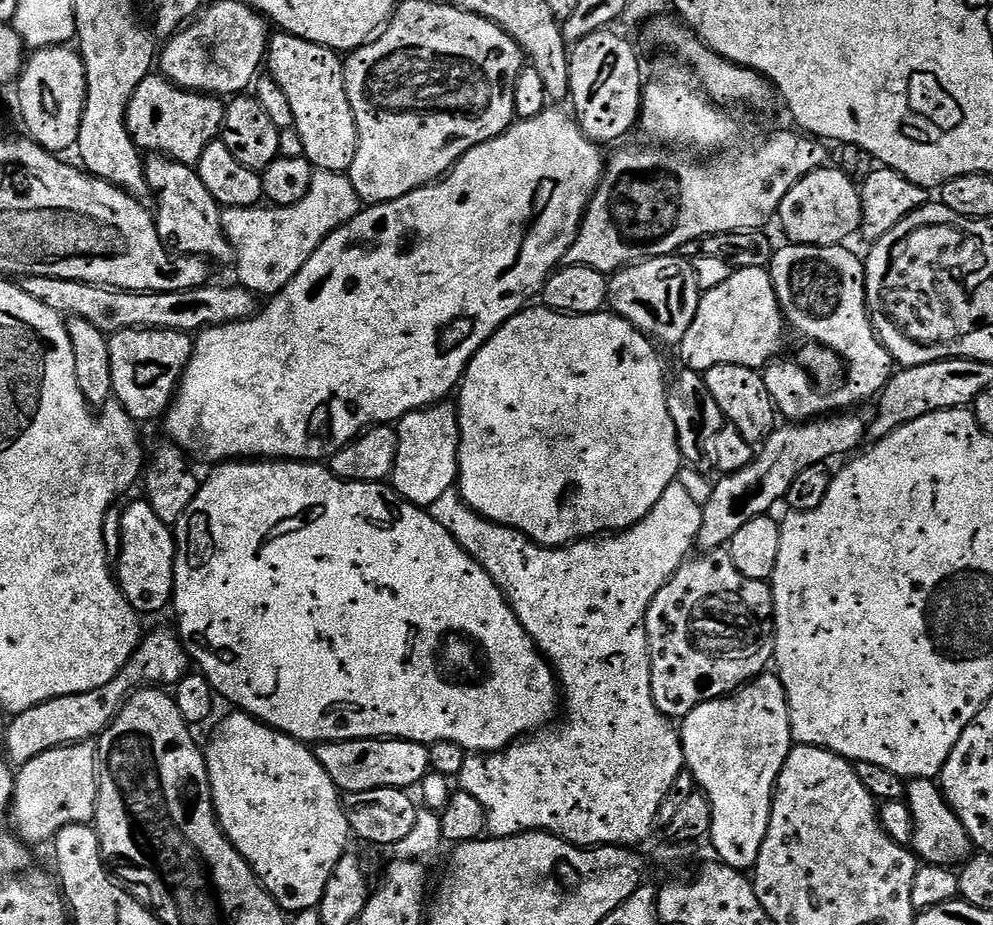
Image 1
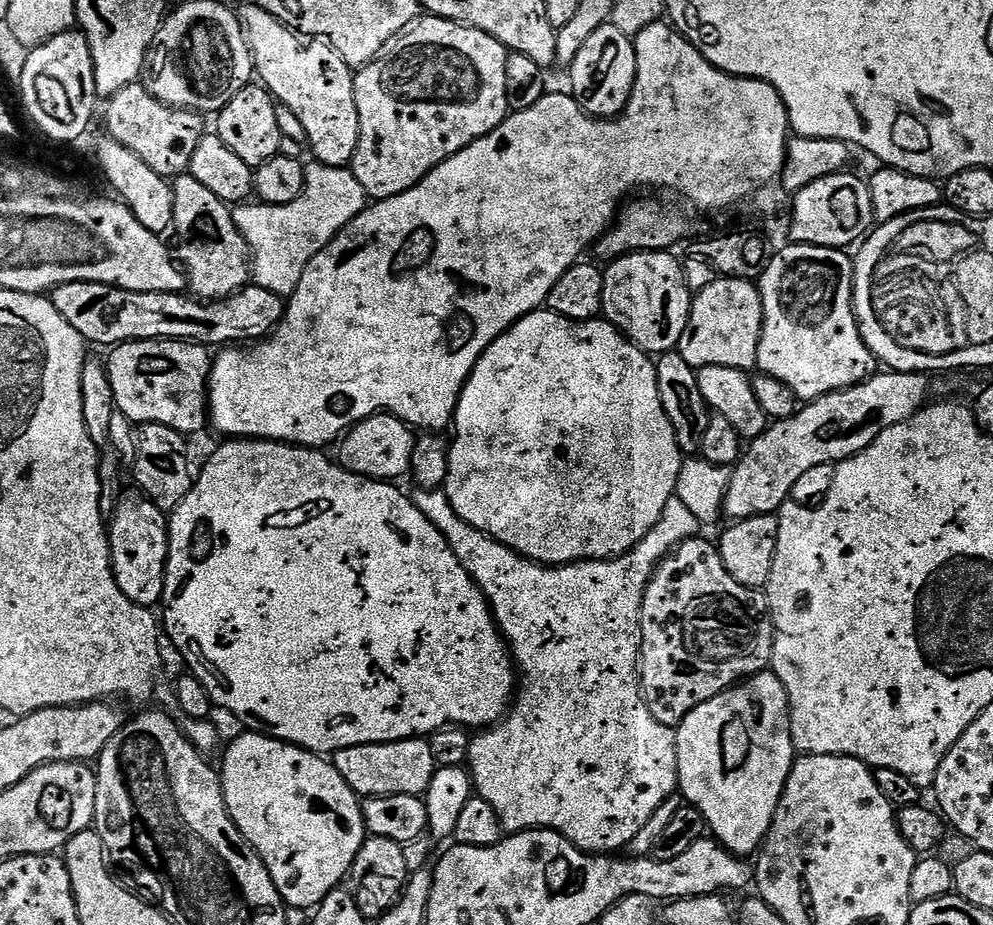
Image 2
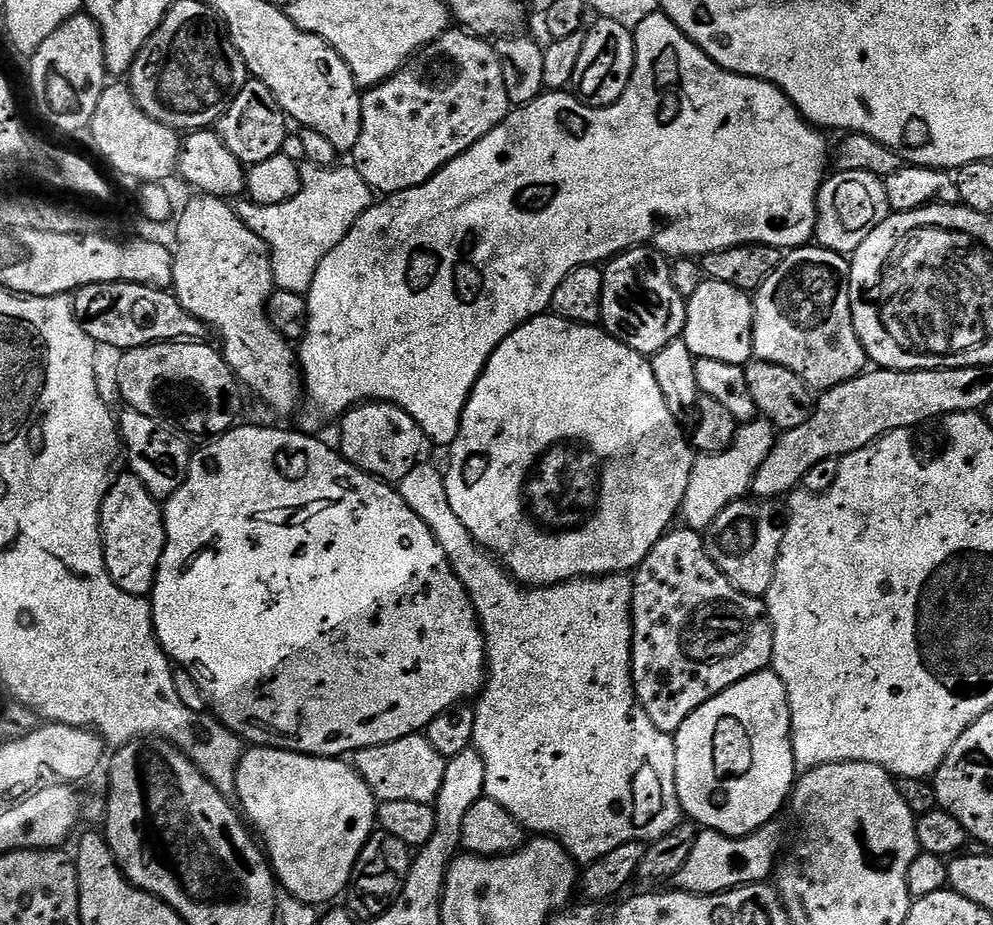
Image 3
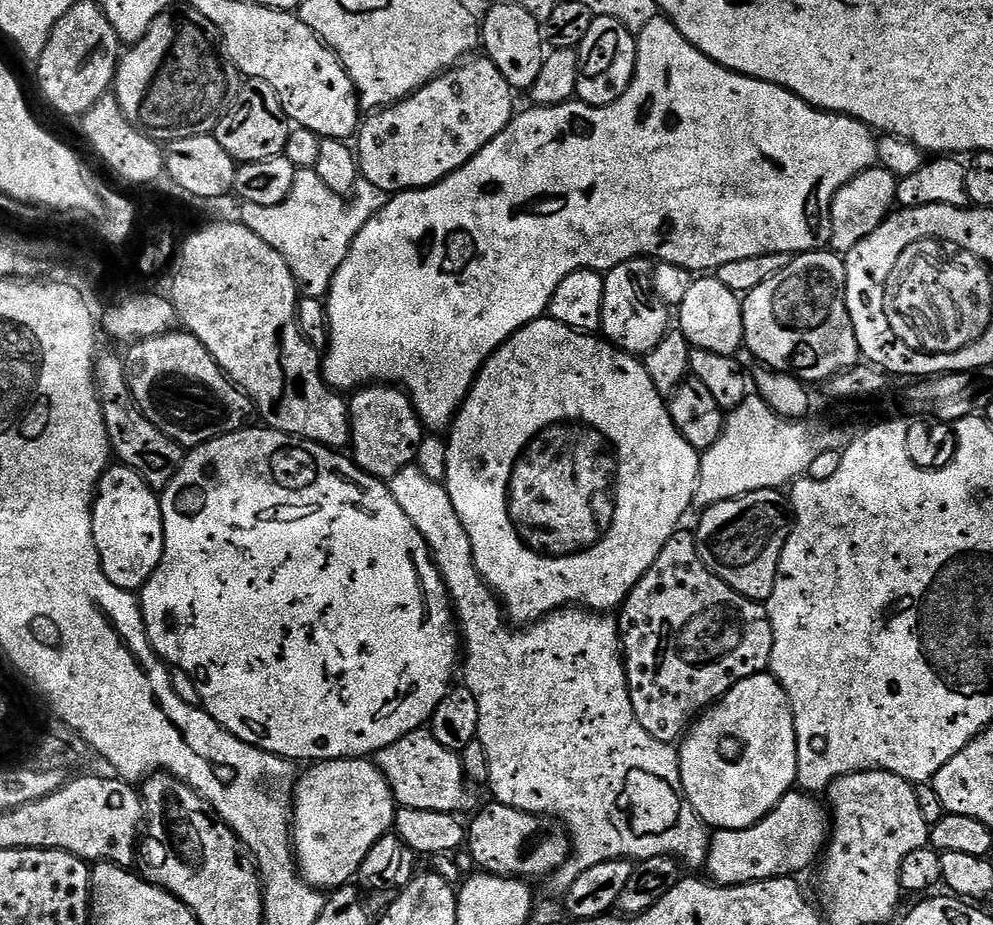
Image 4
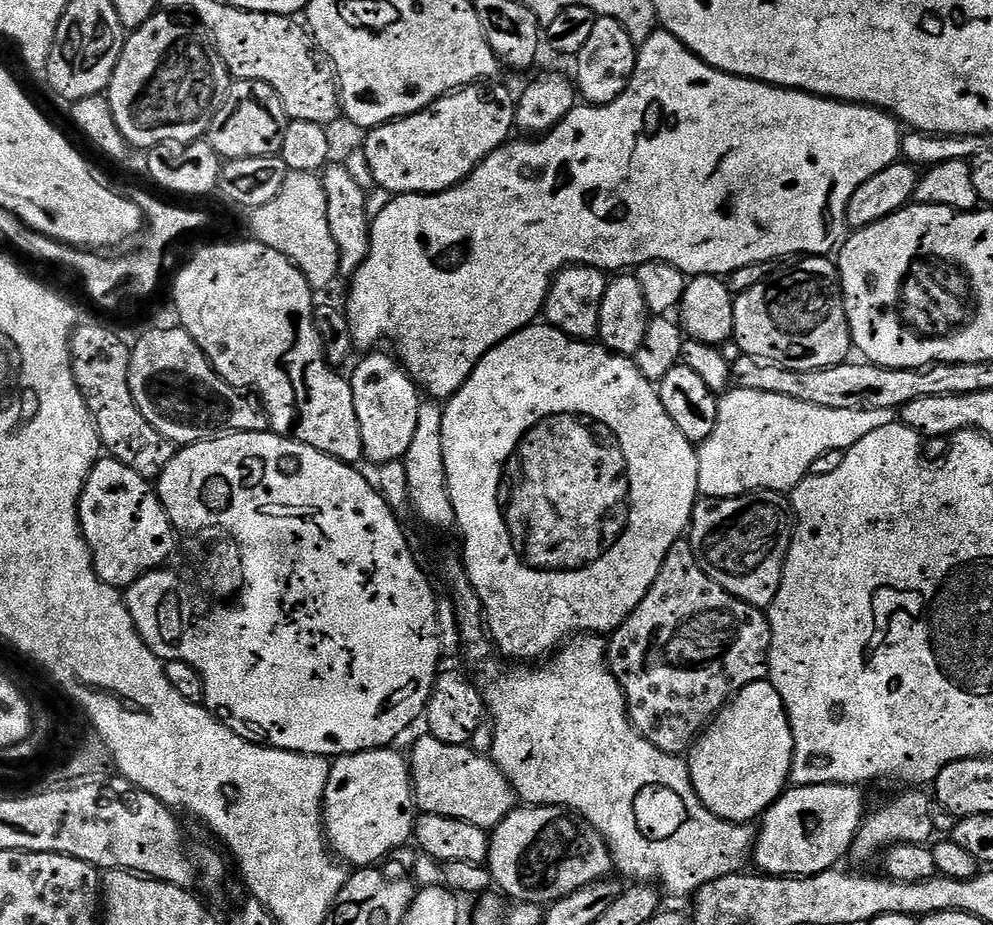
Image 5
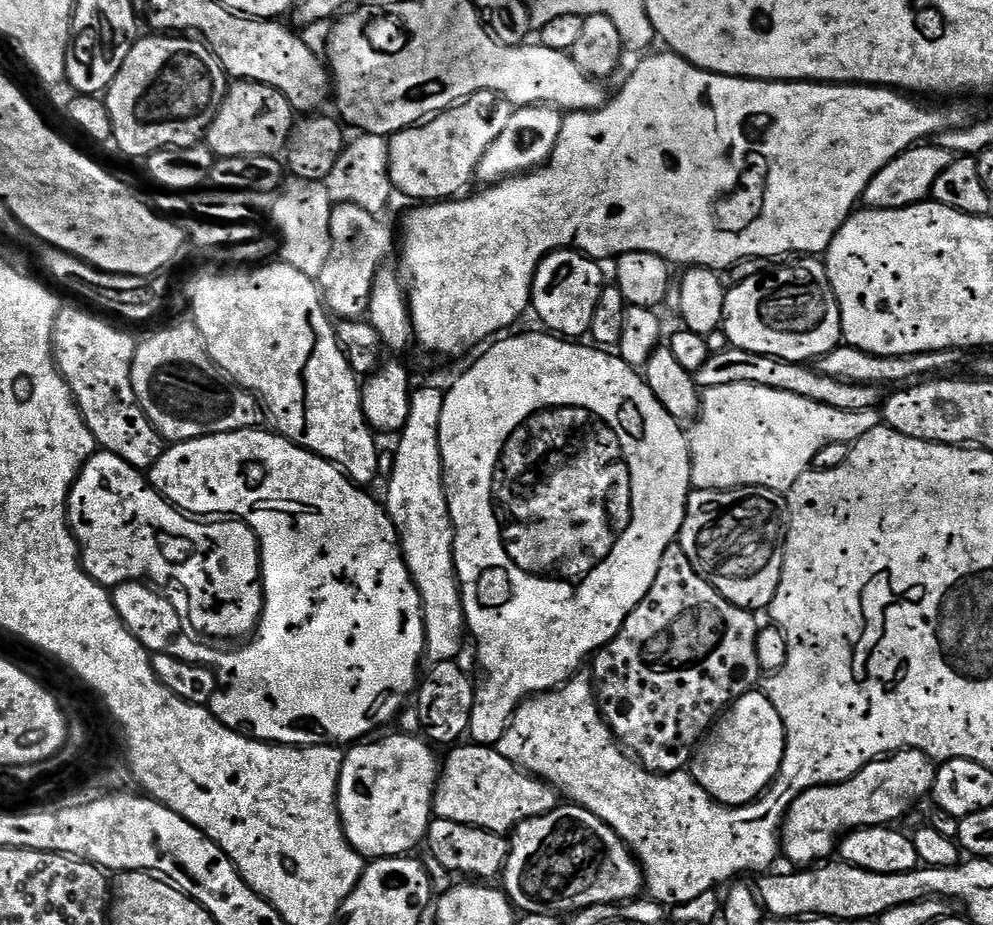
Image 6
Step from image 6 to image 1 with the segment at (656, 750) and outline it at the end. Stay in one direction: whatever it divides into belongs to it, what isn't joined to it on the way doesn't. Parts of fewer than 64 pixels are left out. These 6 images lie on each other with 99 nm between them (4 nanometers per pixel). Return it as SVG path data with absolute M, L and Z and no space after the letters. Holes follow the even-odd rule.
M708 550L700 555L704 556L693 555L685 560L680 569L666 582L666 586L662 586L662 590L658 592L654 602L649 606L648 617L646 618L648 656L652 659L652 693L654 694L654 702L658 706L660 713L669 718L688 716L690 710L743 688L749 680L755 680L757 676L761 675L767 669L764 668L767 664L769 667L773 663L776 654L776 622L772 615L771 583L755 580L754 578L746 578L738 570L738 566L734 566L732 556L727 550Z

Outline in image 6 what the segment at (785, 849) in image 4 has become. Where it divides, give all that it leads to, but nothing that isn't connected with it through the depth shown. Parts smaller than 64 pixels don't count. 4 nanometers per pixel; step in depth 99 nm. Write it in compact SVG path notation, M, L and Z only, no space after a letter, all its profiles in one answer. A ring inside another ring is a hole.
M901 750L891 756L883 757L870 762L855 778L841 784L822 784L810 786L806 791L799 793L786 809L780 842L782 856L789 860L792 866L812 866L817 862L824 862L828 856L837 851L842 837L862 828L878 828L892 826L900 820L915 804L920 804L931 797L932 787L936 781L937 765L924 752L915 750Z

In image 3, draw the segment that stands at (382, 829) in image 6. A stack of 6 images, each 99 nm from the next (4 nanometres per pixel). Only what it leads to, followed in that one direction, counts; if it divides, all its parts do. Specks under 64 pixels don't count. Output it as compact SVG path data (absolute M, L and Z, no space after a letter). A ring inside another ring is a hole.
M263 746L249 747L240 757L240 765L236 771L236 790L234 796L238 801L239 807L242 809L243 815L250 821L251 827L255 829L258 836L258 831L260 831L261 837L259 836L259 839L266 849L268 863L272 865L272 870L279 887L283 889L287 895L293 896L295 900L300 900L304 904L311 904L313 906L321 906L320 904L326 903L327 900L334 899L339 892L341 895L341 893L347 889L348 882L352 878L354 866L358 862L358 854L366 846L366 842L372 837L372 833L378 824L376 819L376 809L378 807L376 795L370 790L370 786L366 786L366 782L358 775L355 767L344 758L303 756L300 752L287 752L281 748L265 748Z

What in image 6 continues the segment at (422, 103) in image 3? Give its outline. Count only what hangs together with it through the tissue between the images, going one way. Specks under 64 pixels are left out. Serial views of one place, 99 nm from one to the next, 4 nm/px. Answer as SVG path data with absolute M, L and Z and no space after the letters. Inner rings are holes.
M479 92L455 108L387 137L393 189L416 200L412 202L443 202L459 197L472 175L482 168L498 138L504 135L506 126L510 126L513 111L514 105L504 96Z

